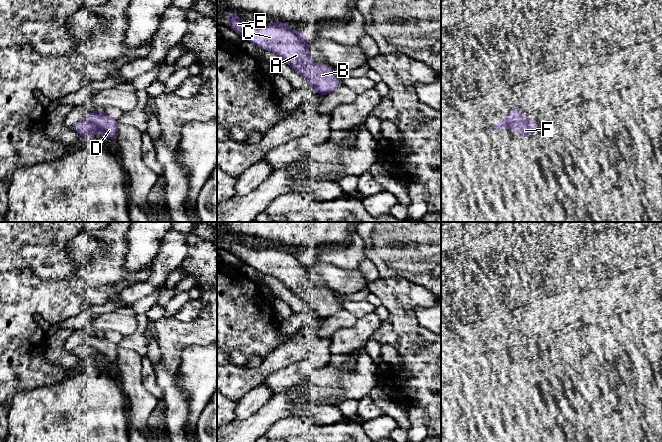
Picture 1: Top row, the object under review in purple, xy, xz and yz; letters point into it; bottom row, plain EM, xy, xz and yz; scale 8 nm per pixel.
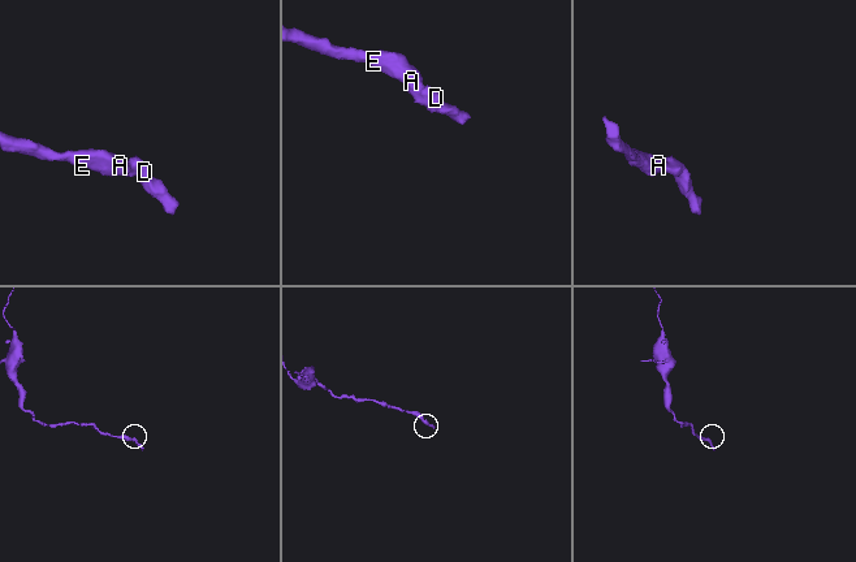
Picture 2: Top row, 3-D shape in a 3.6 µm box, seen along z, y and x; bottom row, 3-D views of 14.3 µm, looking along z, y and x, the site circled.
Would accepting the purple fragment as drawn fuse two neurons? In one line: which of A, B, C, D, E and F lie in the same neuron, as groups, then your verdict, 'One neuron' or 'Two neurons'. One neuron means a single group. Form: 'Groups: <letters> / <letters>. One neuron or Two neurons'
Groups: A B C D E F. One neuron

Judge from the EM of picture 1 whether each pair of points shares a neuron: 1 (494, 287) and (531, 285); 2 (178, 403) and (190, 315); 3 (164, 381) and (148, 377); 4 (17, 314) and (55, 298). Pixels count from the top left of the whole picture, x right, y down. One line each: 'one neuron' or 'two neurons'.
1: two neurons
2: two neurons
3: two neurons
4: one neuron

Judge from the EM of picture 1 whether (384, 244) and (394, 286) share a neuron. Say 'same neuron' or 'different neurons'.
different neurons

